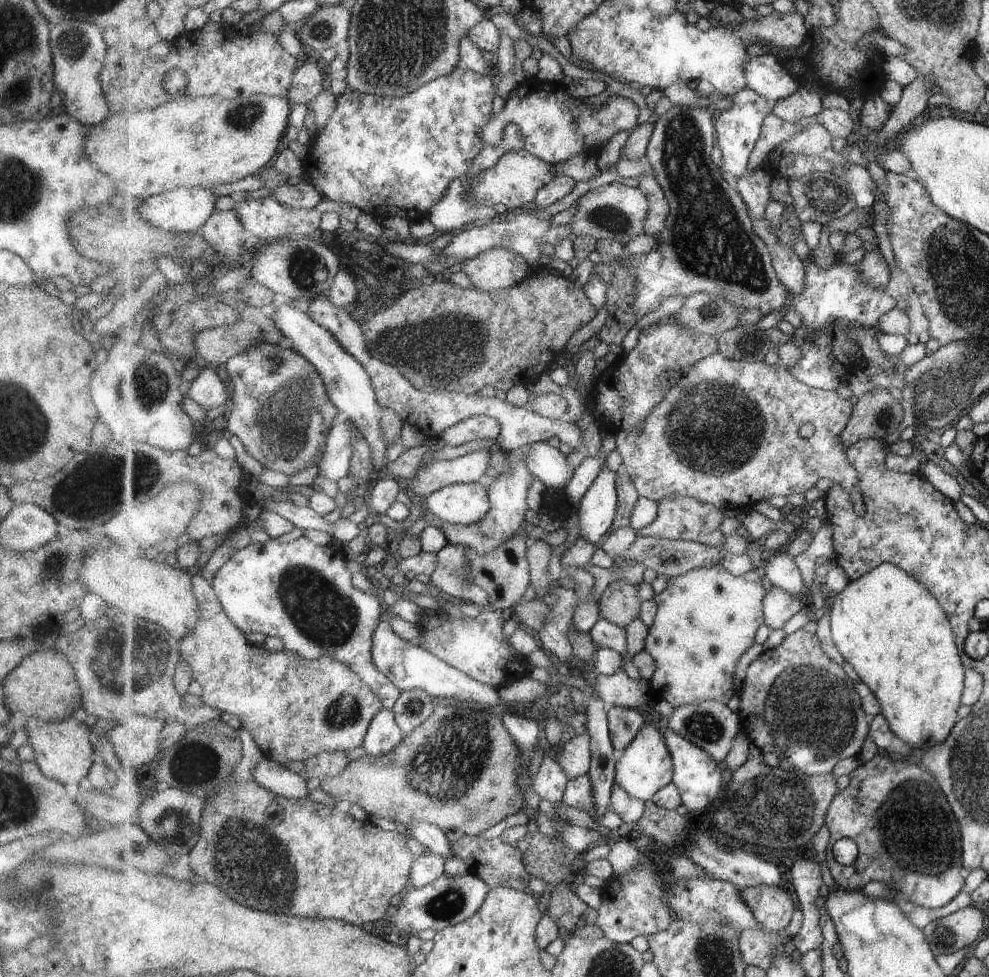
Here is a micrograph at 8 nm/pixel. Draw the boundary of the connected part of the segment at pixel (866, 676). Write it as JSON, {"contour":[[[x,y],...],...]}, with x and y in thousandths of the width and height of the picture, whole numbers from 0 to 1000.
{"contour":[[[893,576],[885,583],[881,583],[879,588],[871,590],[869,594],[858,596],[854,604],[845,607],[841,620],[842,622],[839,623],[839,628],[844,659],[848,663],[848,667],[854,671],[854,676],[867,688],[870,696],[879,702],[883,710],[889,714],[889,719],[891,719],[891,730],[897,735],[904,749],[909,751],[919,764],[923,764],[925,768],[933,768],[934,770],[937,770],[943,764],[947,764],[947,762],[951,762],[951,759],[956,759],[962,753],[964,745],[966,745],[966,742],[971,736],[970,727],[972,727],[972,722],[974,721],[977,686],[979,684],[976,684],[976,680],[972,676],[967,646],[963,641],[958,625],[951,620],[951,616],[937,604],[935,598],[923,592],[923,589],[917,588],[915,583],[903,577]]]}

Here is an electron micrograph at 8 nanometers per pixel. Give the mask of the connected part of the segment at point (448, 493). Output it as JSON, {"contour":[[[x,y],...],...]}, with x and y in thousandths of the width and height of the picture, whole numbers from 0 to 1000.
{"contour":[[[487,493],[450,497],[430,512],[432,521],[450,535],[476,537],[497,521],[492,498]]]}

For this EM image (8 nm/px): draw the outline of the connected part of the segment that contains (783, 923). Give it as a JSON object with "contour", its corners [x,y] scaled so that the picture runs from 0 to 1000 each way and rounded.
{"contour":[[[767,906],[750,910],[750,915],[774,950],[786,955],[798,948],[804,933],[805,919],[793,908]]]}

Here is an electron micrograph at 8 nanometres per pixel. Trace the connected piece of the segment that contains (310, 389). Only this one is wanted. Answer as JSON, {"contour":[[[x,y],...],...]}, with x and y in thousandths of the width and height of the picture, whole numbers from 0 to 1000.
{"contour":[[[269,350],[262,354],[256,352],[252,358],[246,360],[246,364],[242,362],[234,366],[229,373],[229,379],[236,395],[234,405],[236,417],[231,426],[230,439],[240,446],[249,463],[260,471],[261,476],[286,483],[291,488],[316,474],[323,477],[331,461],[333,441],[340,434],[339,430],[344,429],[345,423],[333,405],[325,381],[315,371],[312,371],[306,362],[302,362],[298,356],[278,354]]]}

